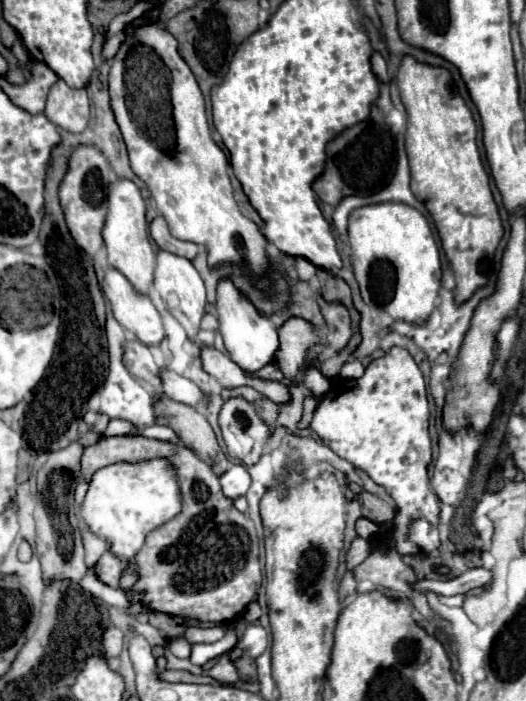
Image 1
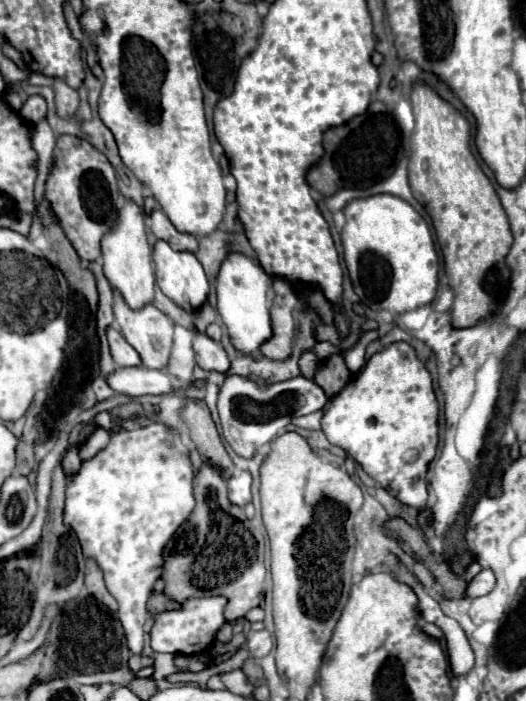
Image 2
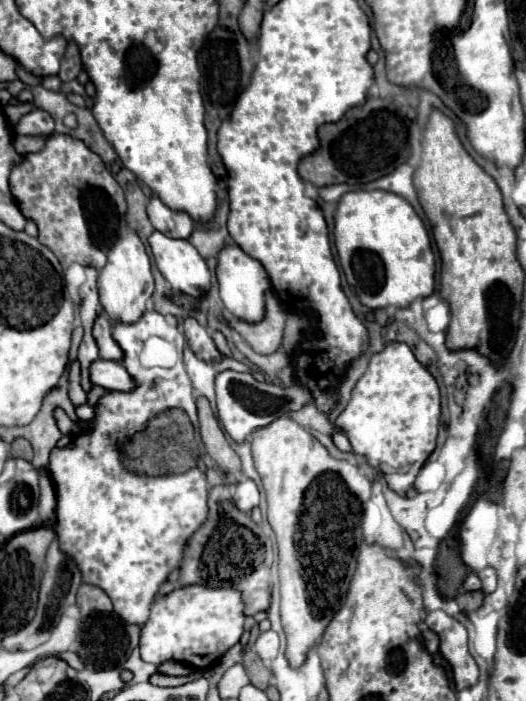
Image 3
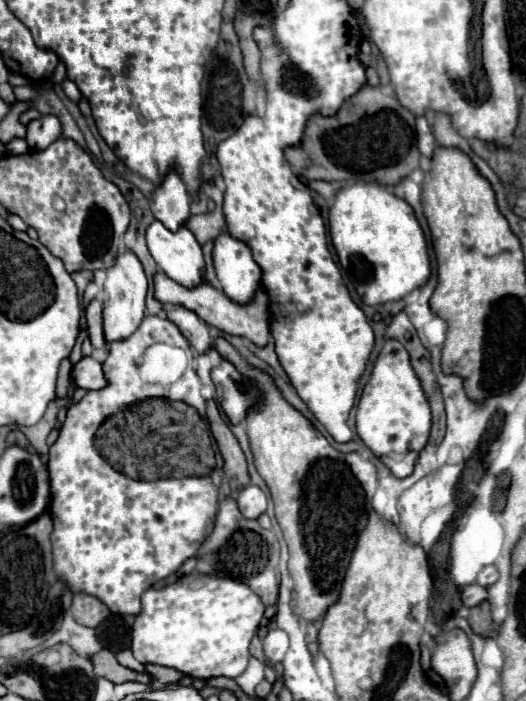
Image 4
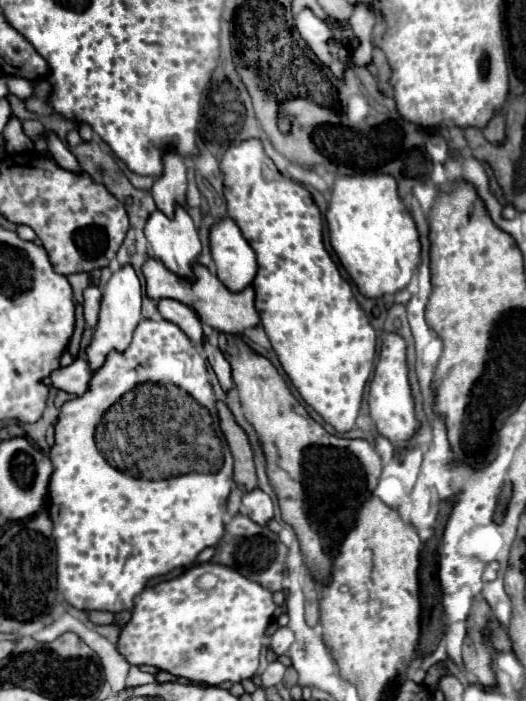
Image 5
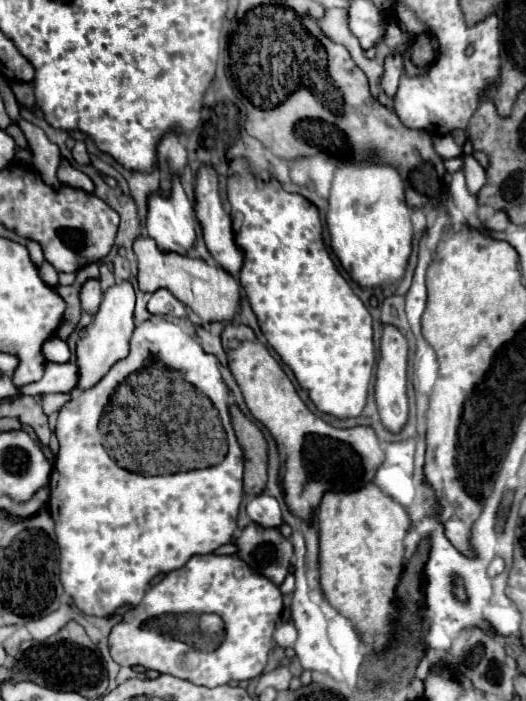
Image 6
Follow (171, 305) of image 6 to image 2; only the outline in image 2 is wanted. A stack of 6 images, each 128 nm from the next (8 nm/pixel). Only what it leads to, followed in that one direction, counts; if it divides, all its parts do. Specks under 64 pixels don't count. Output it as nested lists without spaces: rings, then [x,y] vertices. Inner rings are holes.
[[[194,330],[194,352],[196,352],[196,364],[202,370],[214,370],[214,372],[228,374],[230,360],[220,342],[214,342],[206,334],[200,334],[198,330]]]

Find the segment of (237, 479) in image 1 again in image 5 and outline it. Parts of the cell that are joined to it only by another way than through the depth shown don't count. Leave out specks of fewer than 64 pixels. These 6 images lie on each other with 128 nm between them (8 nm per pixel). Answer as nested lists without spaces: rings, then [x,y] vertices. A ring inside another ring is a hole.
[[[254,488],[242,496],[242,512],[248,514],[256,524],[266,526],[266,522],[274,516],[274,504],[266,492]]]

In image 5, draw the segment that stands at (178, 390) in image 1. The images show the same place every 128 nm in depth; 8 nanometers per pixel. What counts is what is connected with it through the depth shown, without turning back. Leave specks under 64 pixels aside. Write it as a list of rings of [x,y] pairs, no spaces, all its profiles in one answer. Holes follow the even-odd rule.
[[[76,358],[70,366],[56,370],[46,384],[52,384],[58,390],[70,392],[70,394],[84,394],[88,390],[88,382],[92,378],[92,370],[84,358]]]

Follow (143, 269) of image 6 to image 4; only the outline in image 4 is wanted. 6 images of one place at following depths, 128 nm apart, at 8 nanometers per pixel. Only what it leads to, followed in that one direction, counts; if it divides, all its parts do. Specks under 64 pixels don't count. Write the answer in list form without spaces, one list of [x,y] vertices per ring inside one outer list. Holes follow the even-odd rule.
[[[158,272],[154,276],[154,296],[156,300],[160,300],[162,304],[176,304],[176,306],[184,306],[192,312],[196,312],[206,324],[210,326],[216,326],[220,328],[222,332],[228,332],[228,334],[234,334],[234,336],[244,336],[248,338],[250,342],[254,342],[256,346],[266,346],[270,342],[270,300],[268,300],[268,294],[264,288],[260,288],[254,296],[254,300],[246,306],[240,306],[236,302],[232,302],[230,298],[224,296],[224,292],[212,288],[210,284],[200,284],[196,288],[184,288],[180,284],[176,284],[174,280],[170,280],[168,276],[164,276],[164,272]]]

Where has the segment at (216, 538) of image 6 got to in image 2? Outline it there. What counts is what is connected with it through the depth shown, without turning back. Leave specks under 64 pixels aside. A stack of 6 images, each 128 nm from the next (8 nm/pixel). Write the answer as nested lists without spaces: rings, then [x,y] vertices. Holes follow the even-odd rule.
[[[114,290],[112,308],[114,308],[116,322],[120,324],[120,330],[124,332],[124,338],[128,340],[128,344],[132,344],[140,352],[144,366],[164,368],[168,362],[170,344],[172,344],[172,330],[174,330],[172,320],[152,304],[146,304],[140,310],[132,310],[124,302],[118,290]],[[152,340],[162,344],[160,350],[152,348]],[[122,420],[122,430],[112,434],[110,436],[110,444],[98,452],[92,460],[88,462],[82,462],[82,468],[80,472],[72,478],[72,482],[68,482],[68,492],[66,492],[66,510],[64,510],[64,520],[74,528],[74,532],[78,534],[80,538],[80,544],[84,548],[84,554],[88,558],[94,558],[100,568],[104,570],[104,580],[106,580],[106,588],[108,592],[116,598],[118,602],[118,616],[120,616],[120,606],[122,606],[122,626],[124,626],[124,632],[126,632],[126,642],[128,642],[128,648],[132,654],[140,654],[142,648],[144,648],[144,620],[148,618],[148,610],[146,610],[146,602],[148,598],[152,596],[152,586],[154,582],[158,580],[160,576],[160,564],[162,564],[162,548],[164,544],[172,538],[172,532],[176,532],[176,528],[190,516],[192,508],[194,508],[194,496],[192,496],[192,476],[194,476],[194,468],[188,460],[188,448],[184,444],[180,433],[176,432],[174,428],[170,426],[164,426],[164,424],[158,424],[158,422],[150,422],[150,420]]]

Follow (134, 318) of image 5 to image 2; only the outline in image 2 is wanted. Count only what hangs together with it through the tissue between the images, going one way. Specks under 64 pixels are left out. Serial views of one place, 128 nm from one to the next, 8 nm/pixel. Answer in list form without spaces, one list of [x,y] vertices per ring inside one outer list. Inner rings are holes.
[[[124,200],[118,210],[116,226],[102,238],[102,266],[114,290],[120,290],[130,308],[142,308],[154,298],[154,268],[152,252],[144,230],[144,212],[132,200]]]

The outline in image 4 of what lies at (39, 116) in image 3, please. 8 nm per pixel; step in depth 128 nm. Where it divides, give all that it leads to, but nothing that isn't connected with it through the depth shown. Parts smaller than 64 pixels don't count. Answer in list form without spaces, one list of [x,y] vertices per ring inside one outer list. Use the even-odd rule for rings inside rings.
[[[52,114],[48,116],[40,116],[36,120],[32,120],[26,132],[26,142],[32,150],[44,150],[48,148],[48,144],[52,144],[54,140],[60,138],[62,128],[60,128],[60,120]]]

